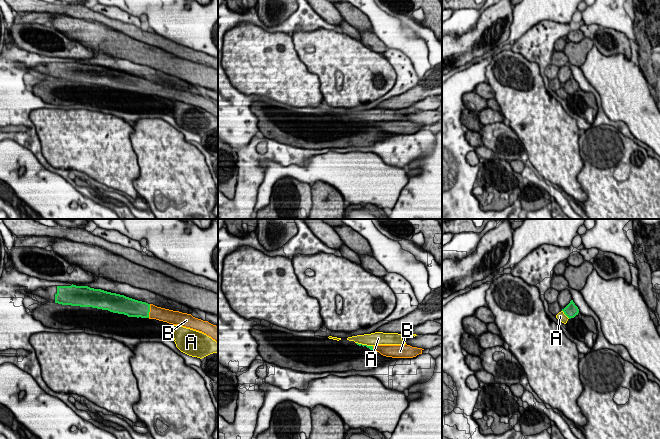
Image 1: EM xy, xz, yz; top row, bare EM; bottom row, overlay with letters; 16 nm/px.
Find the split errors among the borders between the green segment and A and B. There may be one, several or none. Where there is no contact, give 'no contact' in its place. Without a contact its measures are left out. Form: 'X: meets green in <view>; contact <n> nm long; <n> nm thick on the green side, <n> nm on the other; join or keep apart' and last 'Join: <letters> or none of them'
A: meets green in yz; contact 190 nm long; 220 nm thick on the green side, 140 nm on the other; keep apart
B: meets green in xy; contact 220 nm long; 280 nm thick on the green side, 220 nm on the other; join
Join: B

